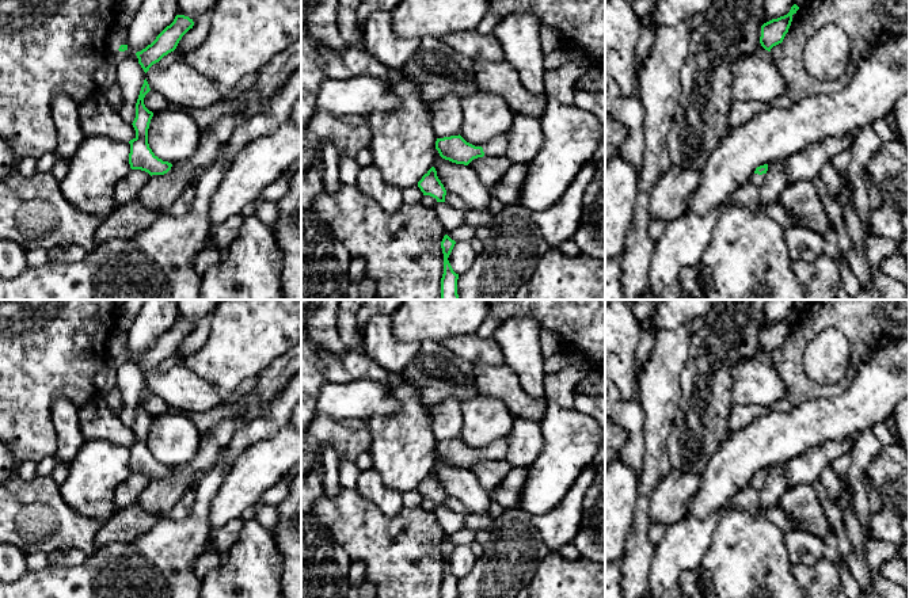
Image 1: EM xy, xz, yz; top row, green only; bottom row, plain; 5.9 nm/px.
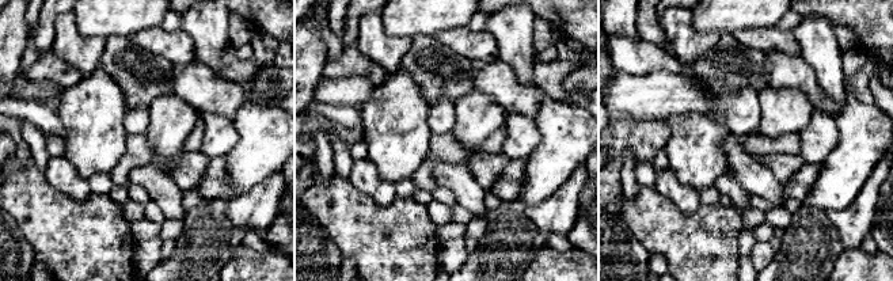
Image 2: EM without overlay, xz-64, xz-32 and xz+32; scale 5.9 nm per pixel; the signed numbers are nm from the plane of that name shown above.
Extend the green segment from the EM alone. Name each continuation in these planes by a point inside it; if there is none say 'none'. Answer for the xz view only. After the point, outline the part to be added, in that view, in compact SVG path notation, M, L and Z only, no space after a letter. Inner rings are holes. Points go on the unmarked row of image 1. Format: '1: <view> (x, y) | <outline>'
1: xz (495, 450) | M507 437L491 442L482 450L484 460L501 461L505 460L507 452Z

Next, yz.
1: yz (756, 483) | M752 477L749 485L752 485L754 490L760 491L765 484L765 477L758 479L758 477Z

